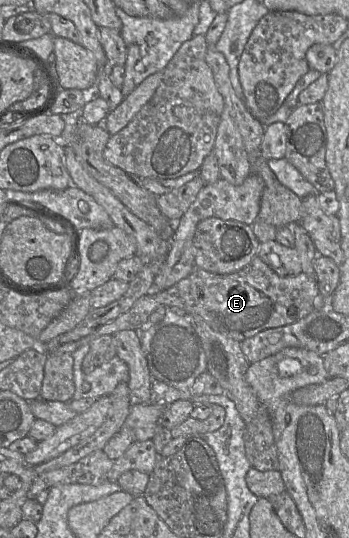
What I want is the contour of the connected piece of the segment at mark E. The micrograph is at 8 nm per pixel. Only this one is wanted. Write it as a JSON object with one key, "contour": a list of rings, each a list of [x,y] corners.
{"contour":[[[256,255],[247,266],[231,274],[195,269],[172,287],[160,292],[151,291],[140,297],[130,310],[92,334],[76,342],[63,344],[47,355],[72,354],[81,345],[97,337],[112,336],[122,330],[141,331],[148,325],[151,313],[159,306],[169,307],[185,316],[198,316],[214,331],[242,342],[264,330],[286,326],[306,317],[314,311],[313,302],[318,295],[315,275],[301,272],[296,276],[280,277]]]}

